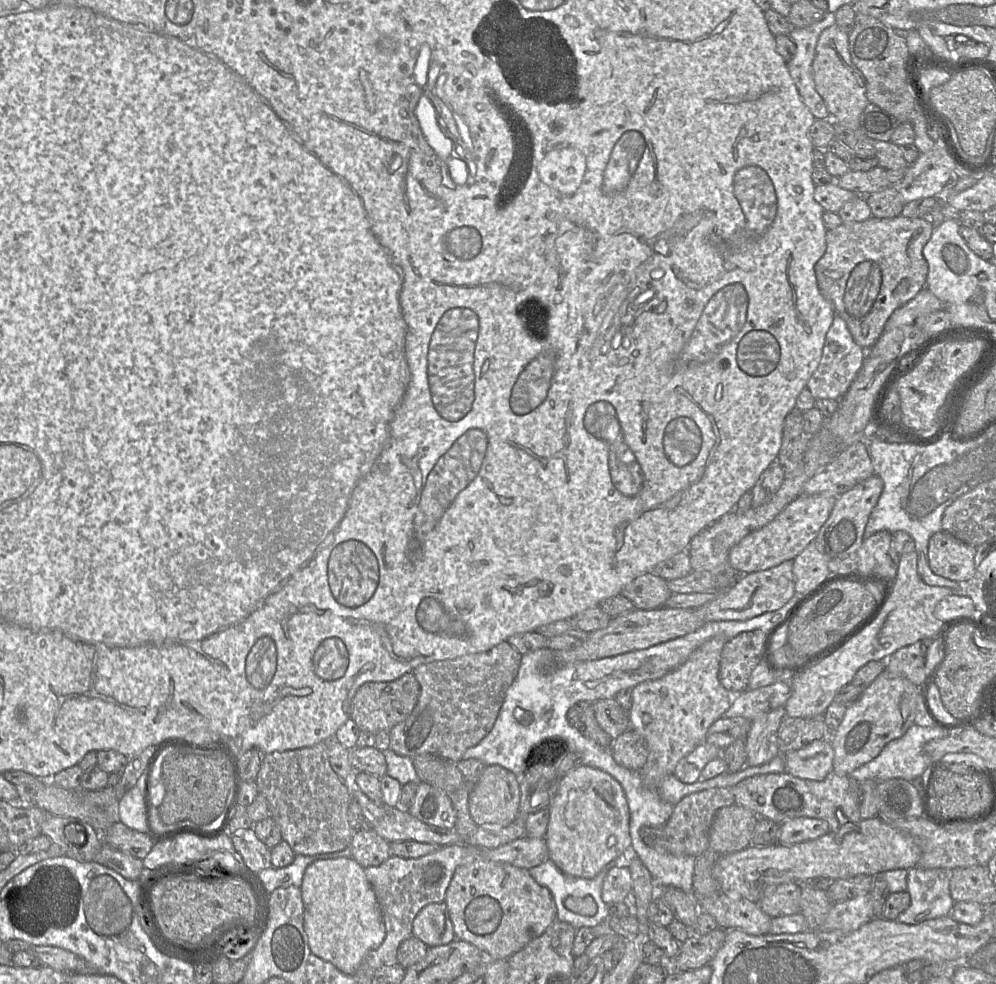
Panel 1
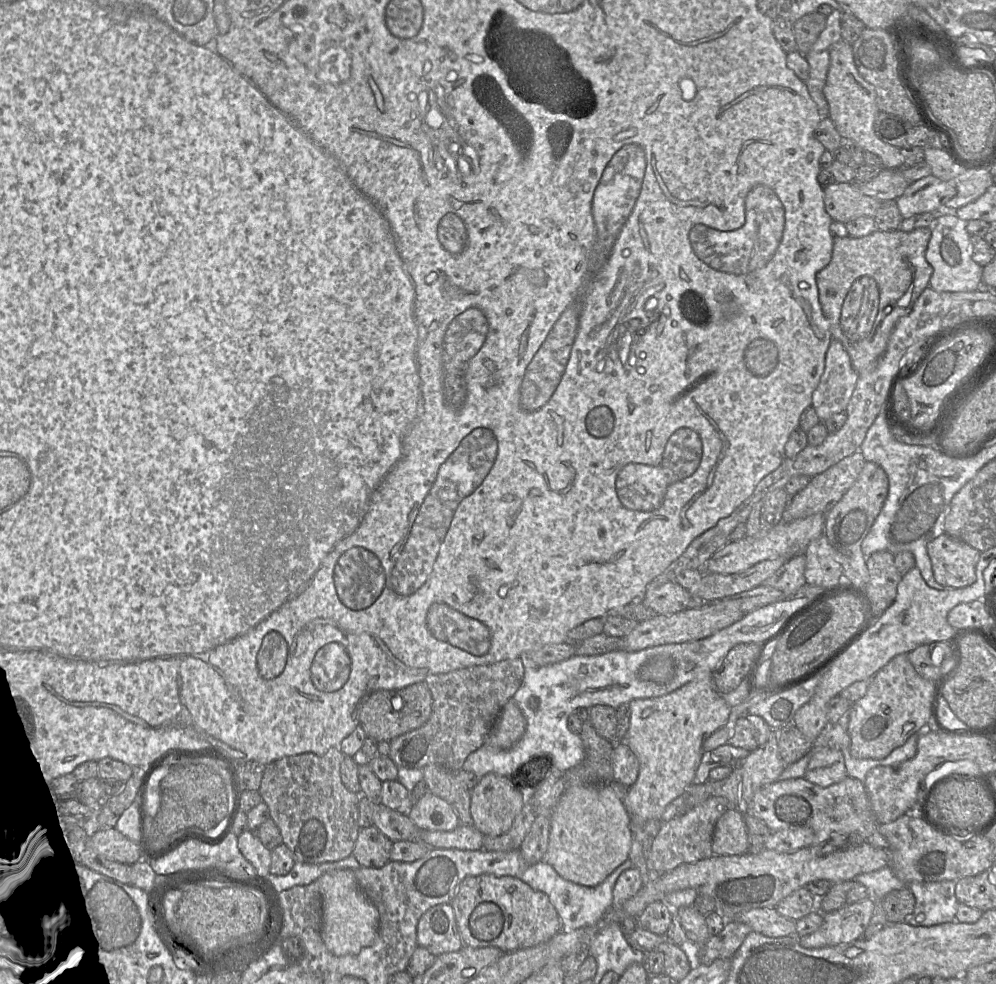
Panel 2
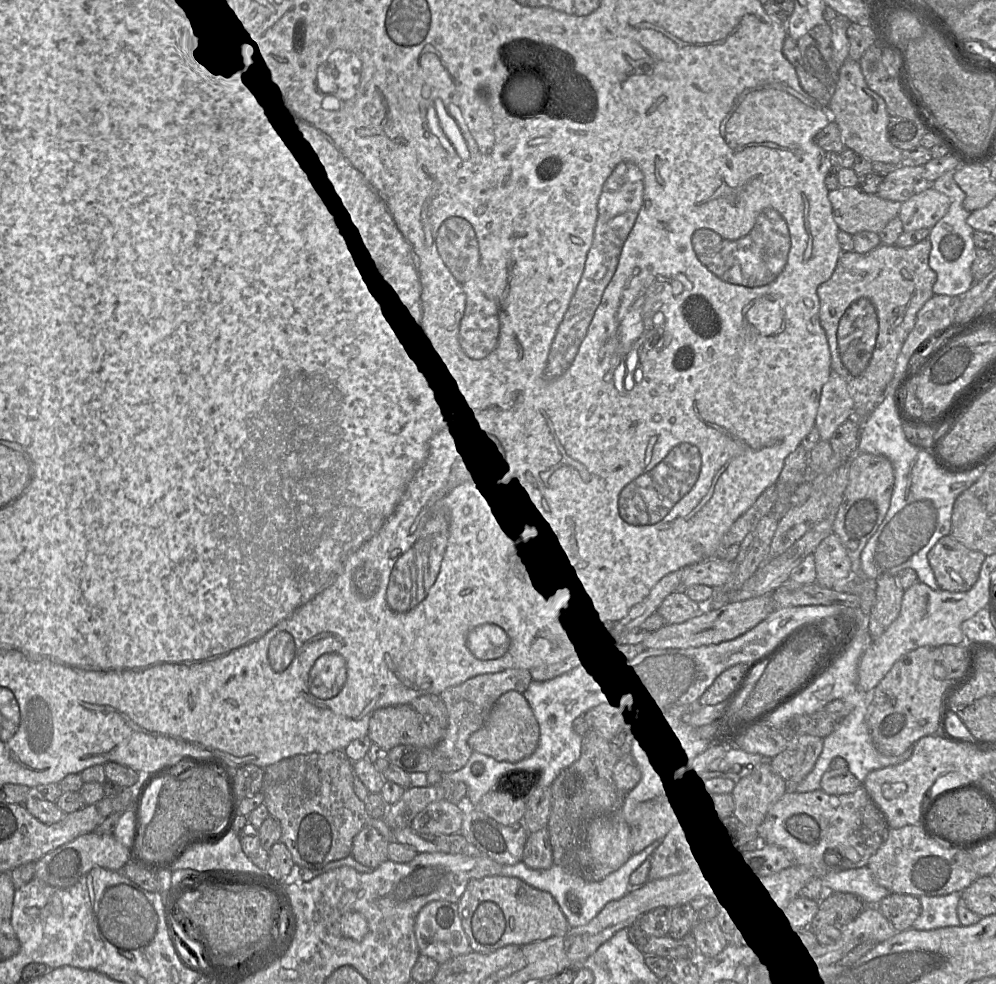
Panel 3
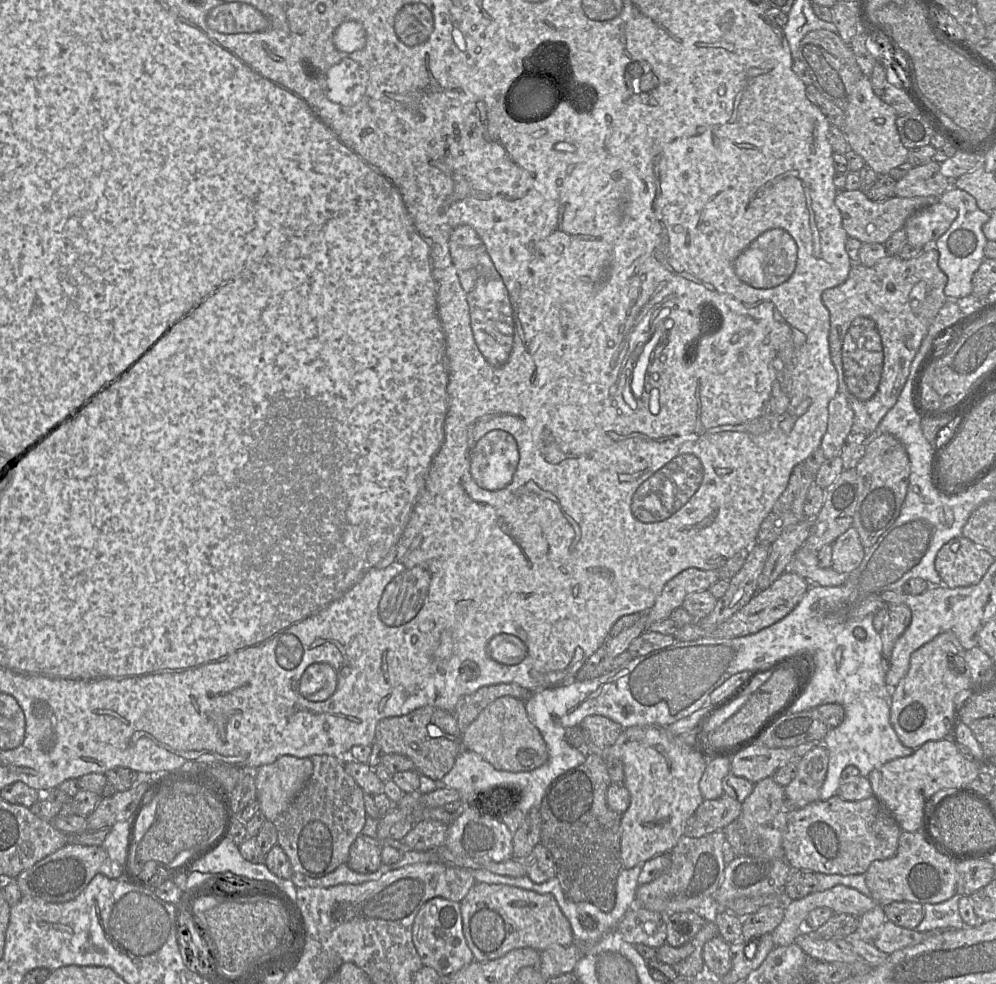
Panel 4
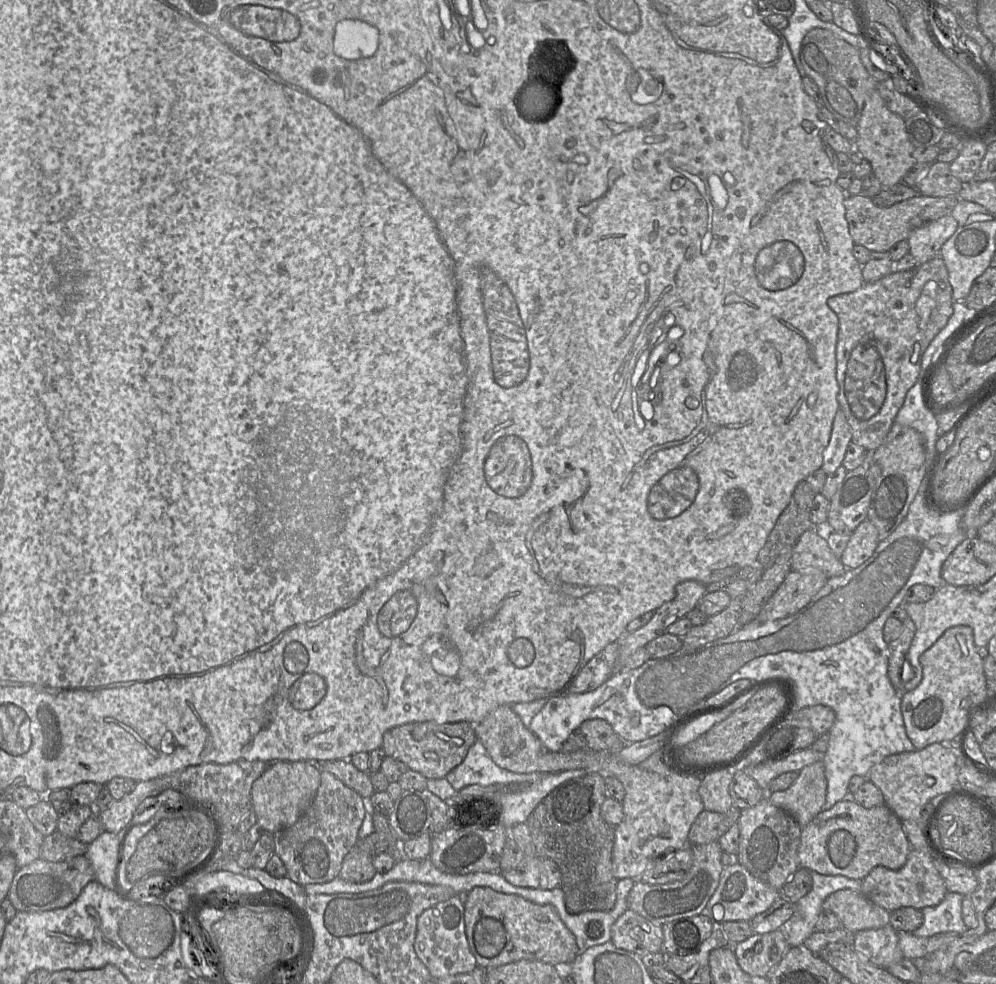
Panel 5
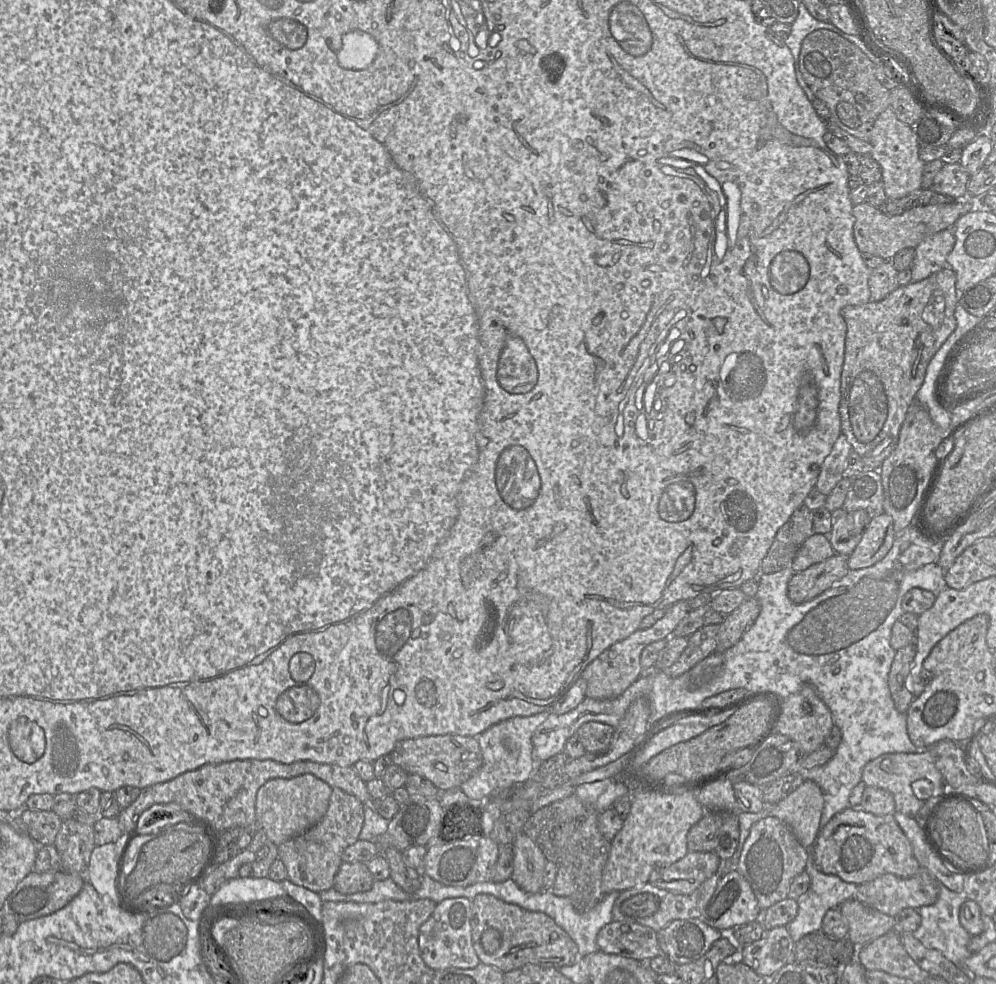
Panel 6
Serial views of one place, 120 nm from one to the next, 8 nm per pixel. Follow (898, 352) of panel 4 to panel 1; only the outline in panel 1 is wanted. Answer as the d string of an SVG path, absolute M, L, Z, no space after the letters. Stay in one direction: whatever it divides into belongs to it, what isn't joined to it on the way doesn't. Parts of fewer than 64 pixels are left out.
M899 215L893 218L876 218L871 216L869 219L860 222L843 222L841 225L833 229L827 229L826 233L826 251L824 255L815 264L815 275L817 284L821 294L833 305L835 314L839 315L847 324L847 327L854 341L864 348L870 349L875 345L881 336L885 324L890 315L899 307L906 304L924 287L926 287L926 279L928 274L928 263L923 255L923 247L930 239L934 226L929 216L909 218Z

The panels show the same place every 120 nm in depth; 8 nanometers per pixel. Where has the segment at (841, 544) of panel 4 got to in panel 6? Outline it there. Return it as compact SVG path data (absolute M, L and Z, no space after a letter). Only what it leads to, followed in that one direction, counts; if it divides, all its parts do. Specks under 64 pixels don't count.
M882 513L871 518L860 542L848 556L849 569L867 568L883 559L891 549L895 537L896 531L890 515Z

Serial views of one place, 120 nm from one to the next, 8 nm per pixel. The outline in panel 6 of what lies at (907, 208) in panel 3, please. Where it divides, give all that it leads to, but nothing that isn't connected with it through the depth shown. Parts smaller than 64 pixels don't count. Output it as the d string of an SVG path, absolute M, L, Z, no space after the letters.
M953 229L942 230L921 241L914 249L912 282L921 281L947 266L947 257L954 245Z

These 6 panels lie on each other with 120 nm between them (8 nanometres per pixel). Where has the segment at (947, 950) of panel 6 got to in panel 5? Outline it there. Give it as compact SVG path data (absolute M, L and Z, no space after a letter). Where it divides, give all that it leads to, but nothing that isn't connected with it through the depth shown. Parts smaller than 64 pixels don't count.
M948 891L938 905L920 909L923 922L912 933L917 937L928 937L944 932L965 932L967 927L962 919L963 898L957 892Z

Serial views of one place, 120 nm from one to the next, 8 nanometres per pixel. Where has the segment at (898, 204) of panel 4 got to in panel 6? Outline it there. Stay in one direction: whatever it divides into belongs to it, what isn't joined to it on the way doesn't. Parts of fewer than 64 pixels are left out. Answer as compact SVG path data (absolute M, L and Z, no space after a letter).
M970 199L955 200L947 204L918 206L900 215L887 216L878 207L863 202L853 207L855 242L862 253L891 260L900 250L915 248L926 237L945 229L953 229L958 218L976 206L975 201Z

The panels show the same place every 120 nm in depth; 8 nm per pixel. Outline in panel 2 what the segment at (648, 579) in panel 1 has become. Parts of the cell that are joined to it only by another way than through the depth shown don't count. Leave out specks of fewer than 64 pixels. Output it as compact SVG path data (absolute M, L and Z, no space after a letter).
M669 581L654 589L649 589L648 585L642 603L657 614L670 615L689 608L691 597L682 585Z

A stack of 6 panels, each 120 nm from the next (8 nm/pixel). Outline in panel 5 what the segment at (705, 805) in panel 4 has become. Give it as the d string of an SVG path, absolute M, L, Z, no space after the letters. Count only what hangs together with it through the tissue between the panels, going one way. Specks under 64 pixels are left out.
M735 806L724 813L704 810L690 828L688 834L689 845L718 841L734 823L738 823L740 814L741 810Z

